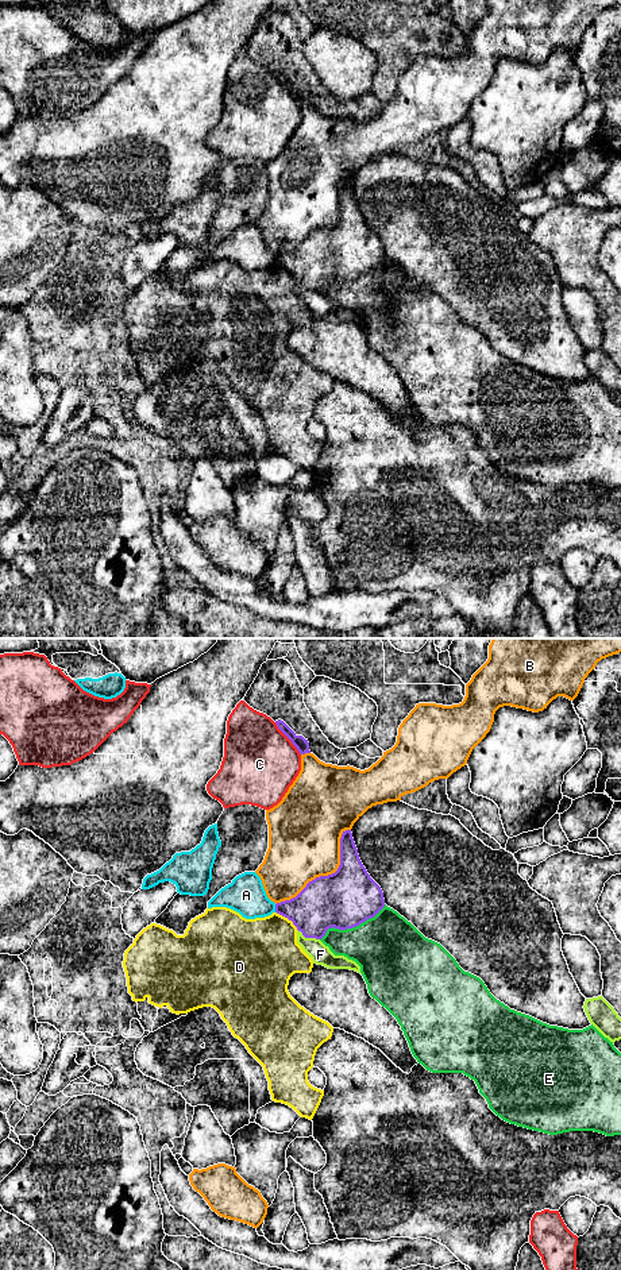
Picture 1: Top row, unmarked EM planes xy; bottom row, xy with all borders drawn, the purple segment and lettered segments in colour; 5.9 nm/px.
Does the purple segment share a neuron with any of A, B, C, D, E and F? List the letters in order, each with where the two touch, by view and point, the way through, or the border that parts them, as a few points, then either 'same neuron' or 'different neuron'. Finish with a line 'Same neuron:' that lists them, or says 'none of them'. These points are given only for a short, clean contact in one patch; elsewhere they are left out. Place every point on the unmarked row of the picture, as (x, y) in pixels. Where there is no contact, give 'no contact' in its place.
A: xy (276, 261) | along xy (274, 257), (276, 263) | different neuron
B: xy (328, 227) | different neuron
C: xy (288, 89) | different neuron
D: xy (288, 270) | different neuron
E: xy (351, 280) | different neuron
F: xy (308, 289) | different neuron
Same neuron: none of them

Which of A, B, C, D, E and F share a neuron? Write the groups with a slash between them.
A / B / C / D / E / F

